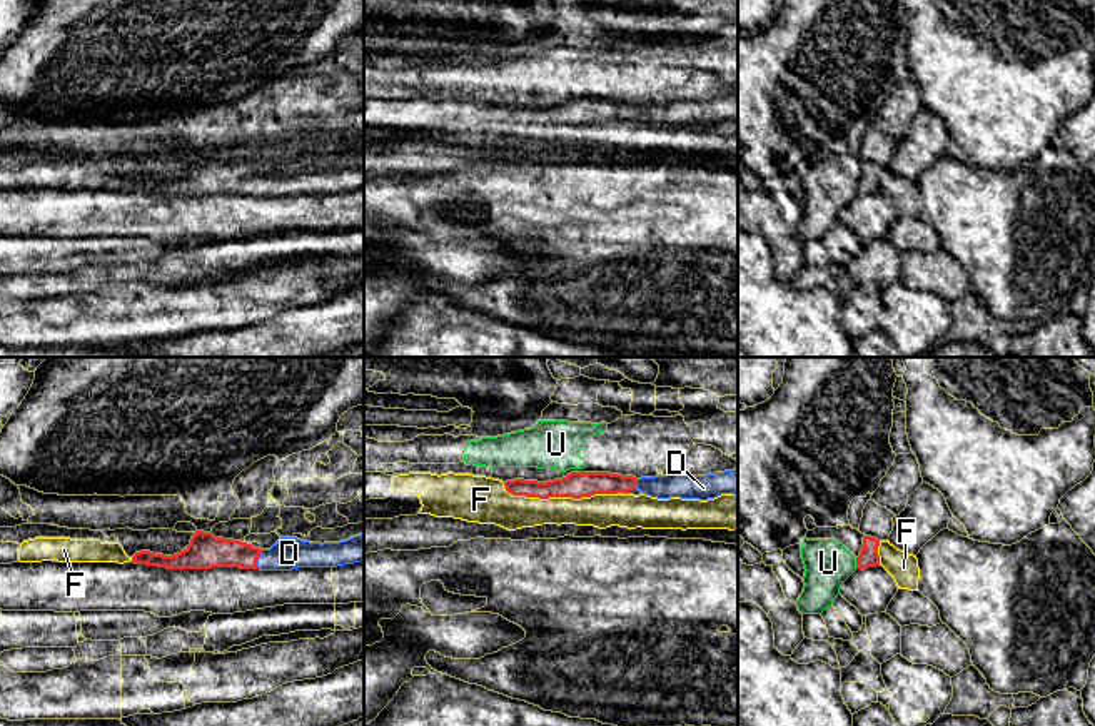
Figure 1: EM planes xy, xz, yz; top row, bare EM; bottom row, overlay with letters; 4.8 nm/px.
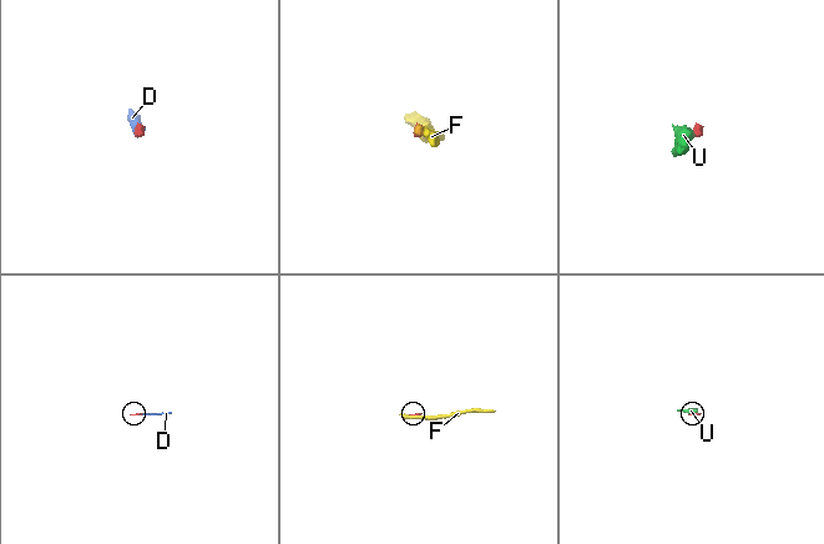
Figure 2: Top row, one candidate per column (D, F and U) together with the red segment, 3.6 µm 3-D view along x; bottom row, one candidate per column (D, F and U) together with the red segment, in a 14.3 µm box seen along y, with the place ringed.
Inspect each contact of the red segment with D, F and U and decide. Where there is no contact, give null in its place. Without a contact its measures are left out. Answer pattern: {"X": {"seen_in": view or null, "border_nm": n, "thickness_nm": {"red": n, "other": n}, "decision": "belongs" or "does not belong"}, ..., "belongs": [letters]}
{"D": {"seen_in": "xy", "border_nm": 100, "thickness_nm": {"red": 160, "other": 160}, "decision": "belongs"}, "F": {"seen_in": "xz", "border_nm": 550, "thickness_nm": {"red": 130, "other": 160}, "decision": "does not belong"}, "U": {"seen_in": "yz", "border_nm": 60, "thickness_nm": {"red": 100, "other": 220}, "decision": "does not belong"}, "belongs": ["D"]}

